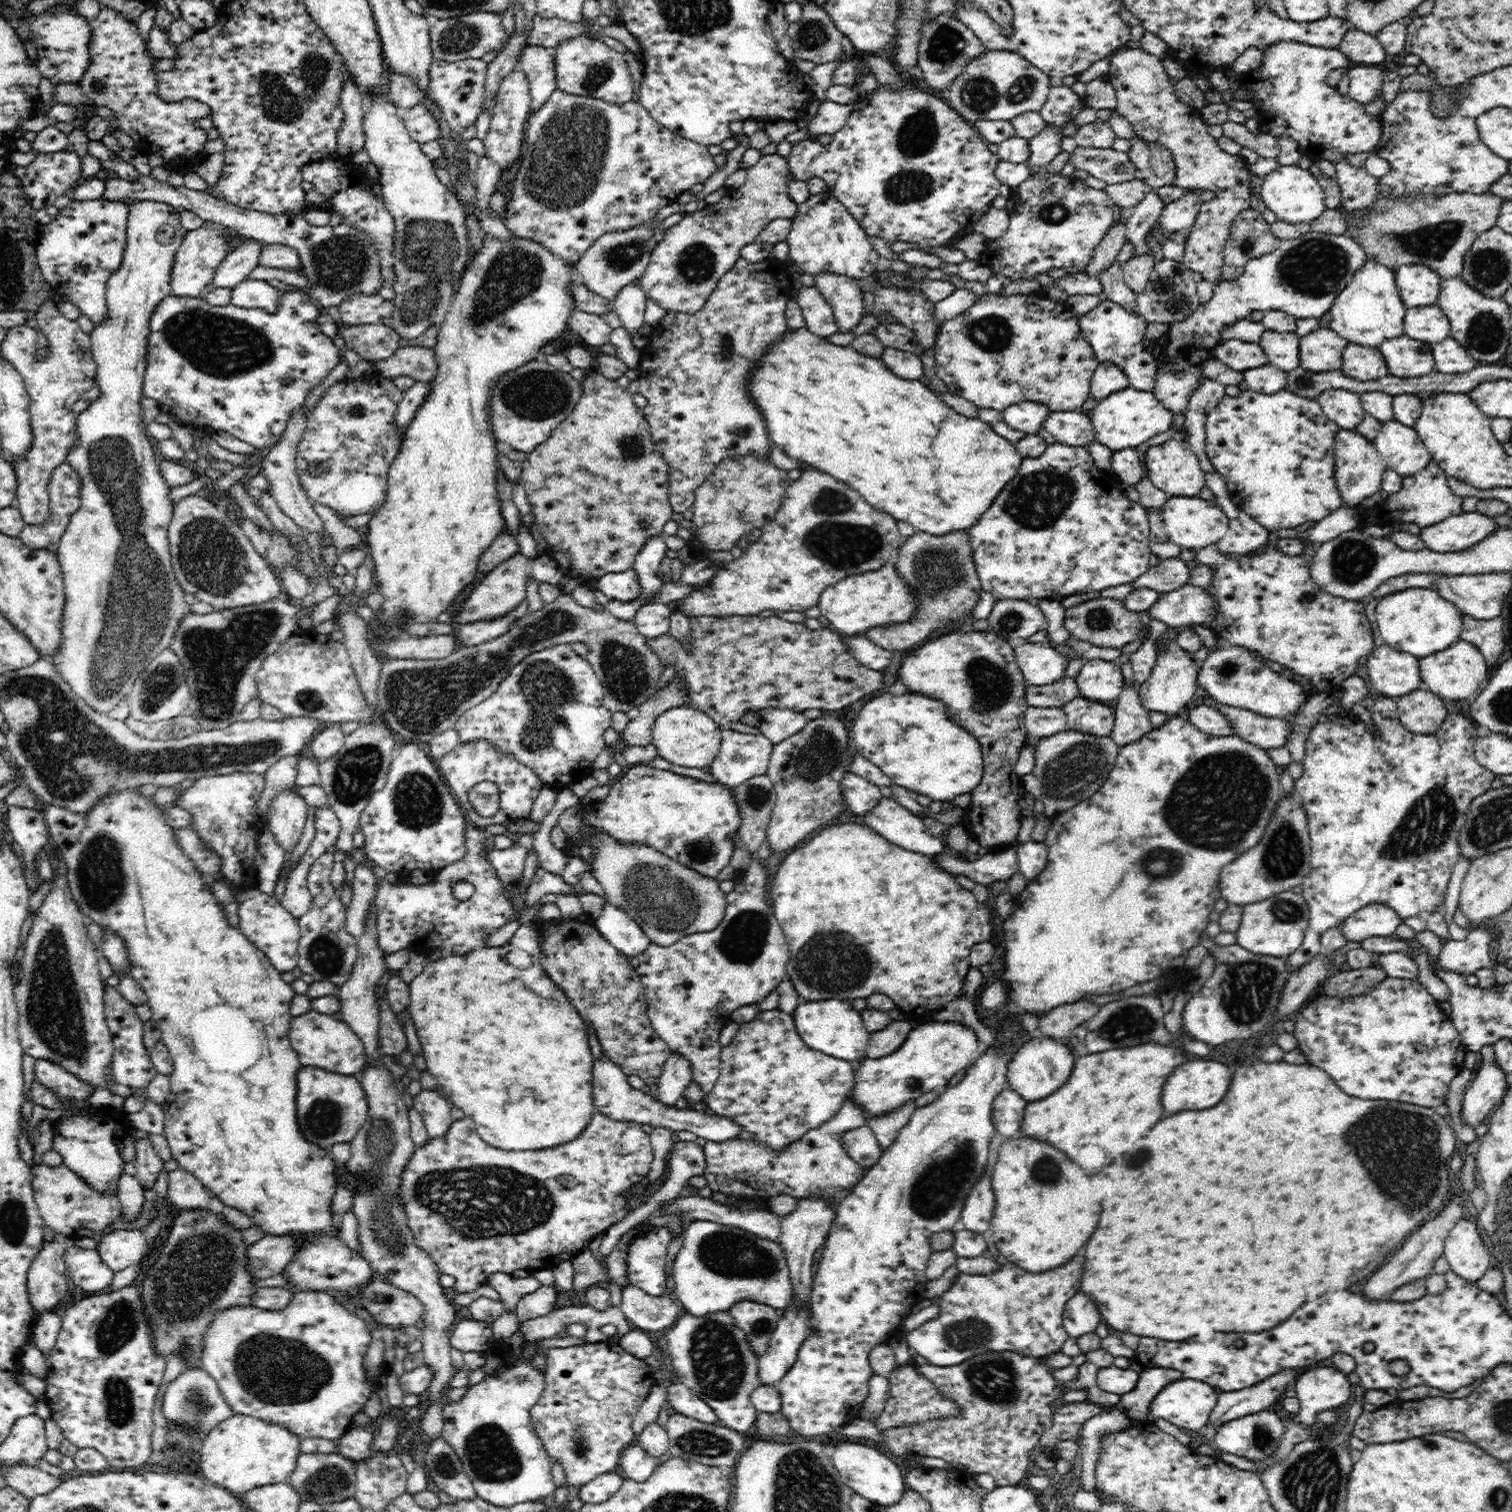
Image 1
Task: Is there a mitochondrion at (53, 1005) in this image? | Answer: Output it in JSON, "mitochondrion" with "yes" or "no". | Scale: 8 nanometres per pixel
{"mitochondrion":"yes"}

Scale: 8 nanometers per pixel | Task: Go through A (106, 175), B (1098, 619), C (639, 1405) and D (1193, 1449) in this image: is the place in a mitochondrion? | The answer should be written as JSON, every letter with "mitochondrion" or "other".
{"A":"other","B":"mitochondrion","C":"other","D":"other"}

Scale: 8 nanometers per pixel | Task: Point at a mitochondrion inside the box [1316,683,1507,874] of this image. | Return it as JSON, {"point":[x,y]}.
{"point":[1424,829]}

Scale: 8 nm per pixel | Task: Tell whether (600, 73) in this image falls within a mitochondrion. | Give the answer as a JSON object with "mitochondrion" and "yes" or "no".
{"mitochondrion":"yes"}

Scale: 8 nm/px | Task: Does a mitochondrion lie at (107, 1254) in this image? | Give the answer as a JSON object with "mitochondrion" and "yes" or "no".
{"mitochondrion":"no"}

